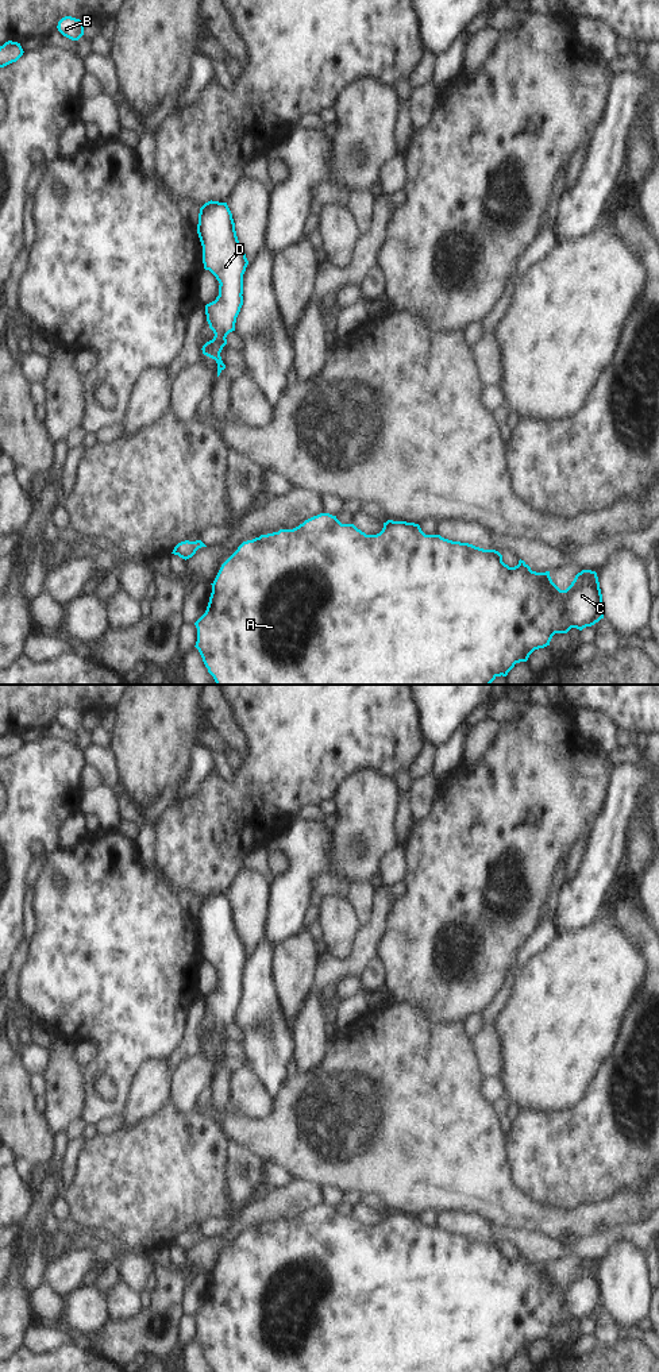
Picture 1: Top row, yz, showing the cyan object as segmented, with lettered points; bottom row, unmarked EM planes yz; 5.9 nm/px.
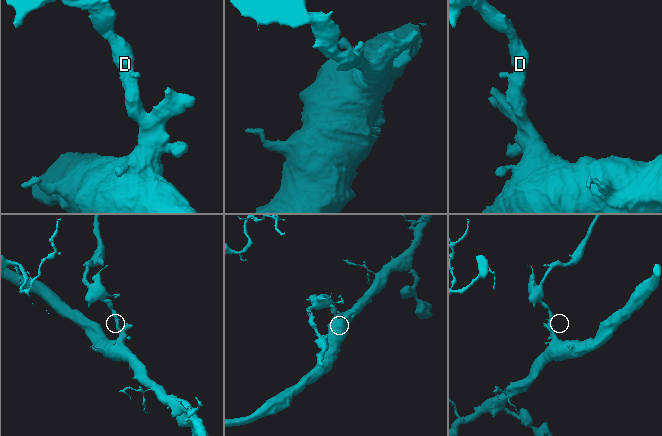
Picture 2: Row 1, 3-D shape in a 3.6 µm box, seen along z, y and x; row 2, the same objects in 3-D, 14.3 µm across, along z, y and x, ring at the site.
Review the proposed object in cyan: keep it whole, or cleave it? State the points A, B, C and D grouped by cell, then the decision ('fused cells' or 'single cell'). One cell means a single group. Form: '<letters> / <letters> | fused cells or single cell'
A B C D | single cell

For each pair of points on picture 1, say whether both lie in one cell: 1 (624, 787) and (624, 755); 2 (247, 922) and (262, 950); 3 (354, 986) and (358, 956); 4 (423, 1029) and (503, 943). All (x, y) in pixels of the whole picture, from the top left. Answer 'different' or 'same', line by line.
1: different
2: different
3: different
4: different

